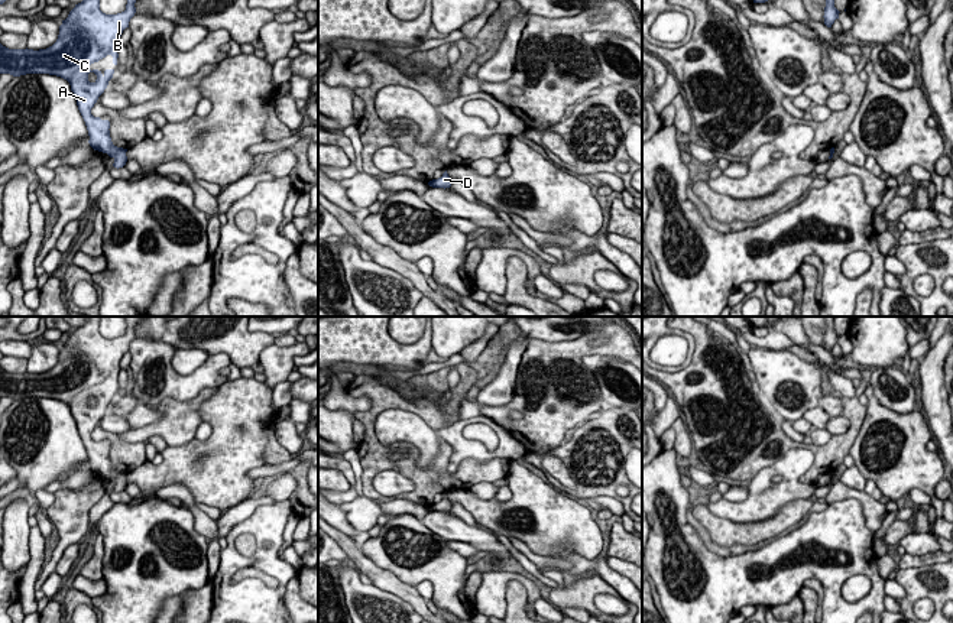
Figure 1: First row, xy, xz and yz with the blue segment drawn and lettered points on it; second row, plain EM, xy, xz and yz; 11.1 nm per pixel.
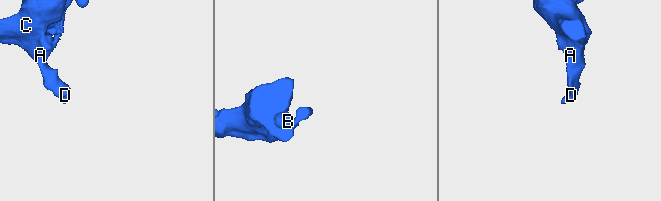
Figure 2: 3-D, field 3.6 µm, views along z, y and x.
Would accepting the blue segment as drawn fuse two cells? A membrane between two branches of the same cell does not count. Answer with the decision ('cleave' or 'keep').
keep

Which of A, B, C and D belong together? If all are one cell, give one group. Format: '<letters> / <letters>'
A B C D

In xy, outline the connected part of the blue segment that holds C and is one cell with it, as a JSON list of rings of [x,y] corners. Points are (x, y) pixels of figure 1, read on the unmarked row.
[[[88,317],[62,344],[56,366],[46,373],[9,373],[0,367],[0,398],[49,398],[69,406],[88,454],[90,470],[113,481],[113,490],[117,493],[126,489],[127,473],[113,468],[108,444],[91,438],[114,393],[101,396],[88,390],[107,379],[111,379],[113,387],[117,389],[120,360],[136,337],[136,324],[145,318],[126,317],[126,334],[106,338],[100,334],[101,317]]]

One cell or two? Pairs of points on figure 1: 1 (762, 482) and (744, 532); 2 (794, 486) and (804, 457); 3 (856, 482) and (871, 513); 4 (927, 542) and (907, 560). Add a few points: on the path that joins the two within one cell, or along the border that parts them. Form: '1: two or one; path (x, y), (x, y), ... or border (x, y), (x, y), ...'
1: two; border (778, 510), (748, 523), (713, 515)
2: one; path (794, 479), (794, 467), (797, 464)
3: two; border (840, 480), (864, 492)
4: two; border (937, 550), (919, 555), (906, 554)

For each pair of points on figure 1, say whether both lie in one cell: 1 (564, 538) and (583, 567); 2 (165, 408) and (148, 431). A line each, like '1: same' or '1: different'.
1: different
2: same

